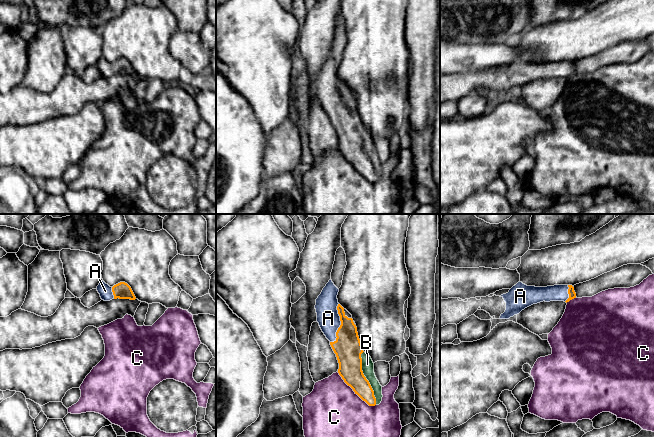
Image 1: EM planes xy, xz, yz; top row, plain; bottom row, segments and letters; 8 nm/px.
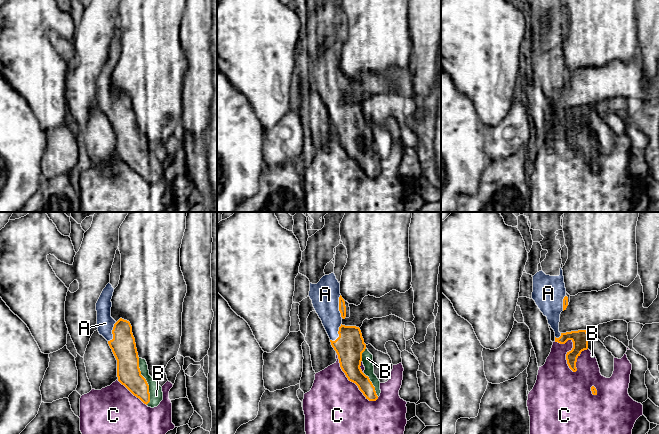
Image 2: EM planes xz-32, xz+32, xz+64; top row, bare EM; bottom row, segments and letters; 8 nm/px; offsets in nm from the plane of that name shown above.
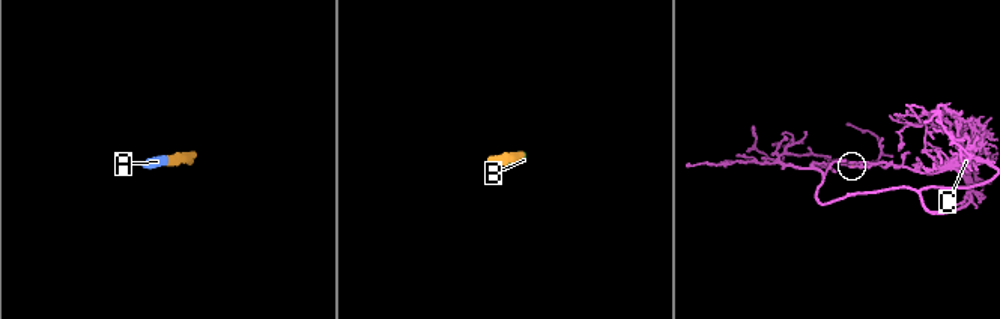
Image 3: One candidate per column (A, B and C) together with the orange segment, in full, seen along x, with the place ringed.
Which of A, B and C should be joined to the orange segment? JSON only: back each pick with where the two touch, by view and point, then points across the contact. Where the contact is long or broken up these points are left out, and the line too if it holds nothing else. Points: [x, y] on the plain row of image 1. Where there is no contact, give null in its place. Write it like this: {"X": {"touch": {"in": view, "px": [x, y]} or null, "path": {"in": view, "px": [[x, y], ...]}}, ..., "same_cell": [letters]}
{"A": {"touch": {"in": "xz", "px": [341, 100]}, "path": {"in": "xz", "px": [[348, 125], [341, 107], [341, 100], [335, 100], [328, 94]]}}, "B": {"touch": {"in": "xz", "px": [365, 154]}}, "same_cell": ["A", "B"]}

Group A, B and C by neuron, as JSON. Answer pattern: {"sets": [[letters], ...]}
{"sets": [["A", "B"], ["C"]]}

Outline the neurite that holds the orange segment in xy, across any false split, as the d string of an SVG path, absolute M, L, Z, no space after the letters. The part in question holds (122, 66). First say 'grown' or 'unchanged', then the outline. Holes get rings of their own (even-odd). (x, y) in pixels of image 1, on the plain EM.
grown | M101 57L97 62L97 67L100 70L101 75L104 77L110 77L117 74L130 76L136 75L131 63L125 58L120 58L113 63L110 63L104 57Z

